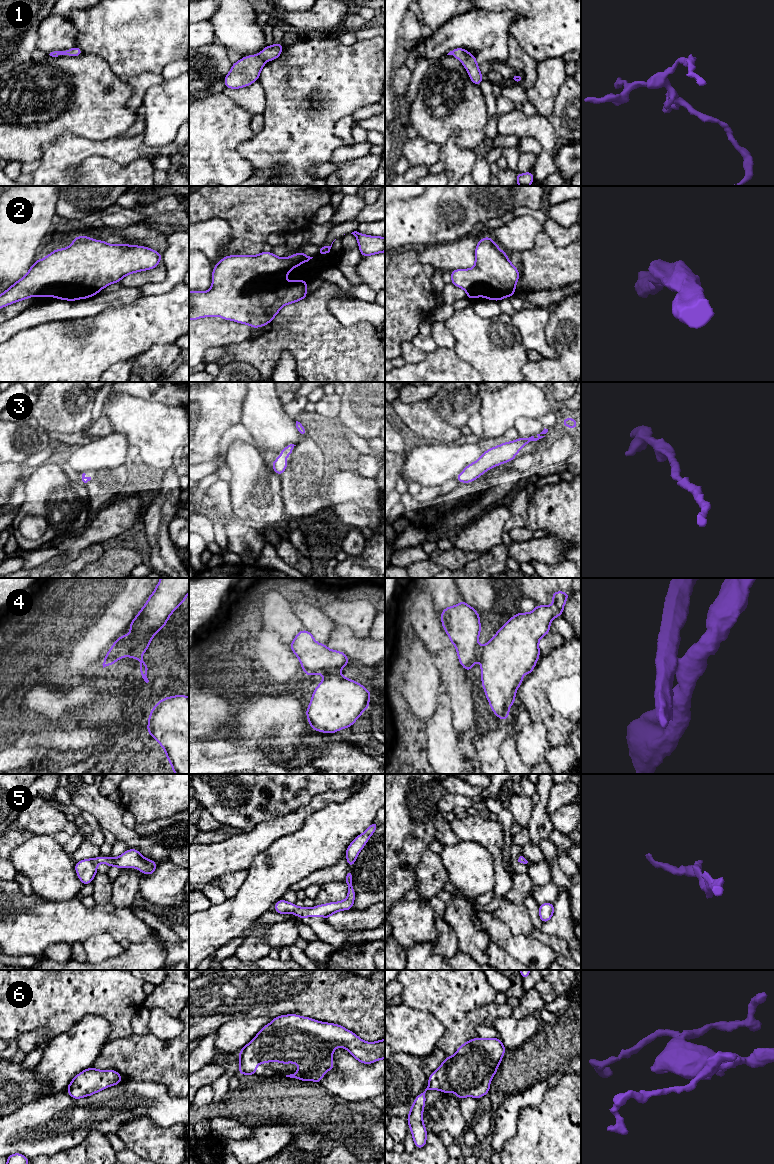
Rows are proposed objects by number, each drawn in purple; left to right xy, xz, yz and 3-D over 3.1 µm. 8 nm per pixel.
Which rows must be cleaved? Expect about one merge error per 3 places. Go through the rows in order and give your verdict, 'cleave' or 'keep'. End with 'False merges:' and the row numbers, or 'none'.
1: keep
2: cleave
3: keep
4: cleave
5: keep
6: keep
False merges: 2, 4

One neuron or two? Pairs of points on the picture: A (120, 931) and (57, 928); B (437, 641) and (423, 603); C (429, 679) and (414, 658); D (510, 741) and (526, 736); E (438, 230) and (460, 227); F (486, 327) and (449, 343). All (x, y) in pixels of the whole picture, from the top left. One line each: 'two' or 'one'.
A: one
B: one
C: one
D: two
E: one
F: two

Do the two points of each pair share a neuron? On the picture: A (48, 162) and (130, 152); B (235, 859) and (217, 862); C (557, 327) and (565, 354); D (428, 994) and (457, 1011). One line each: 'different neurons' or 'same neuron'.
A: same neuron
B: same neuron
C: same neuron
D: same neuron

